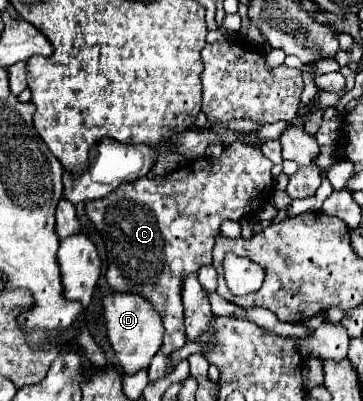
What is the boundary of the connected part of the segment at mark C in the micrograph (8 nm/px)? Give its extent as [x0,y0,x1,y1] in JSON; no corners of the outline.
[86,141,274,381]

